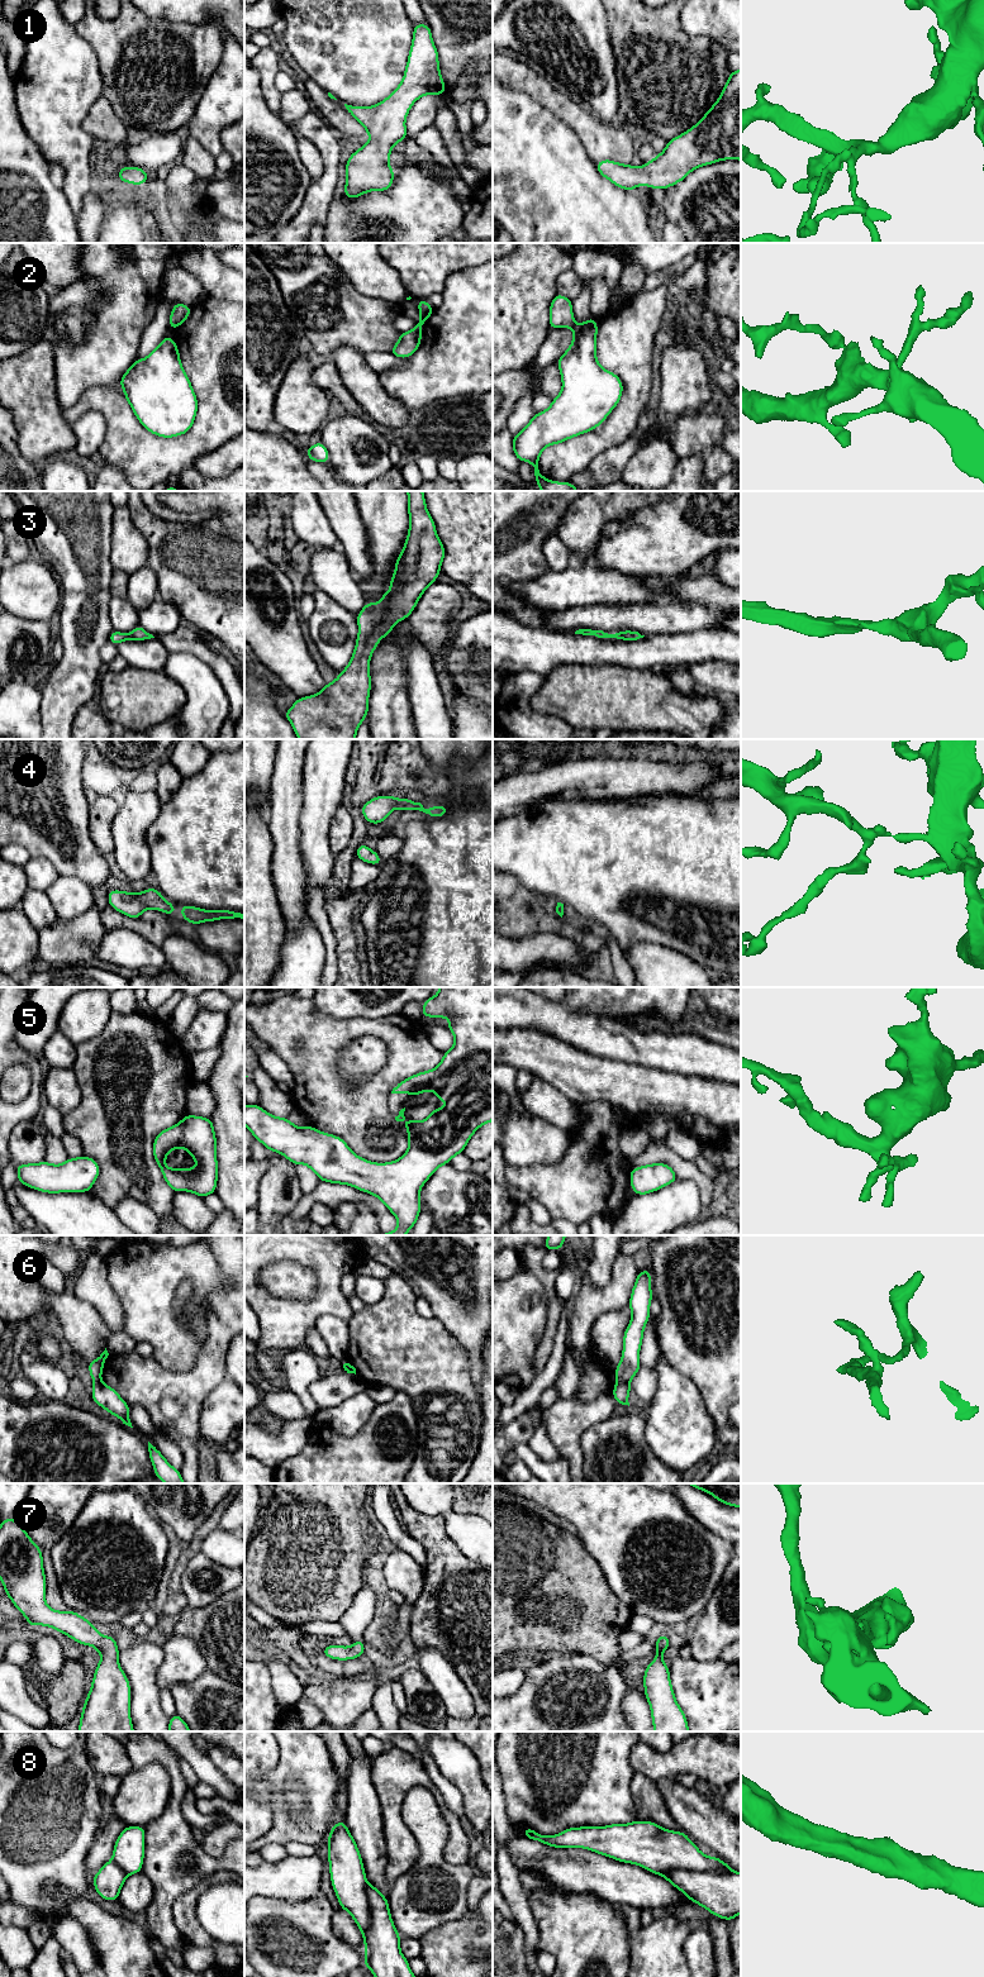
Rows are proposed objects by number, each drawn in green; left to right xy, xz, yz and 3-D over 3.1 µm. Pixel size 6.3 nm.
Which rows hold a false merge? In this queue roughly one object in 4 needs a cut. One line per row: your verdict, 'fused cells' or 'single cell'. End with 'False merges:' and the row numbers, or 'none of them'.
1: single cell
2: fused cells
3: single cell
4: single cell
5: single cell
6: fused cells
7: single cell
8: fused cells
False merges: 2, 6, 8

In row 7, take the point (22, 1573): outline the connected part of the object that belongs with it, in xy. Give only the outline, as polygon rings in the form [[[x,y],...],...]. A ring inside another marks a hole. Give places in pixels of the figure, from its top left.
[[[14,1518],[4,1519],[0,1525],[0,1581],[5,1587],[5,1595],[9,1596],[14,1606],[24,1615],[28,1620],[28,1625],[49,1626],[68,1638],[75,1639],[81,1645],[94,1647],[101,1654],[101,1659],[96,1666],[92,1683],[81,1711],[79,1731],[134,1731],[130,1719],[130,1685],[118,1662],[119,1648],[117,1645],[117,1639],[111,1635],[101,1635],[91,1621],[77,1612],[72,1610],[57,1611],[46,1604],[46,1575],[43,1569],[42,1549],[29,1538],[28,1533]]]

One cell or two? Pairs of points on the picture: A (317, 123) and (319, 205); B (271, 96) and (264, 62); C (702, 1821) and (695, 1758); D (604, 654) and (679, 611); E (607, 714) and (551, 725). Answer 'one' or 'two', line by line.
A: one
B: one
C: two
D: two
E: two

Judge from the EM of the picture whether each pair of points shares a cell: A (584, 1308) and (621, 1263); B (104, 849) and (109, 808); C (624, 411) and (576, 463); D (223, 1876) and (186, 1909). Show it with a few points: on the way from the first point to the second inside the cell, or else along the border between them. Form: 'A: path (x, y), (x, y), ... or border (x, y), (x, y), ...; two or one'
A: path (597, 1300), (621, 1276); one
B: path (104, 839), (104, 818); one
C: path (616, 424), (589, 451); one
D: path (213, 1880), (190, 1899); one

